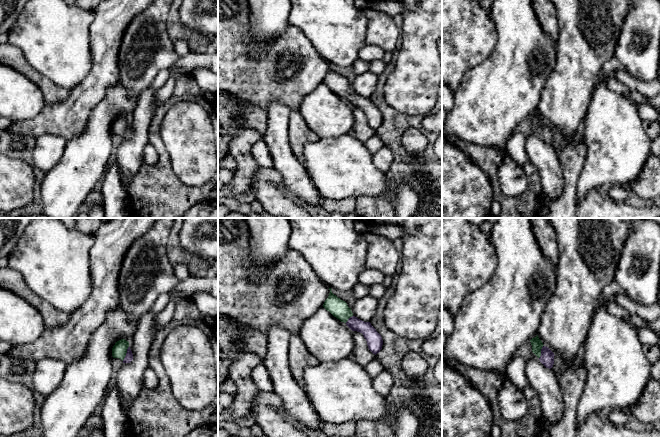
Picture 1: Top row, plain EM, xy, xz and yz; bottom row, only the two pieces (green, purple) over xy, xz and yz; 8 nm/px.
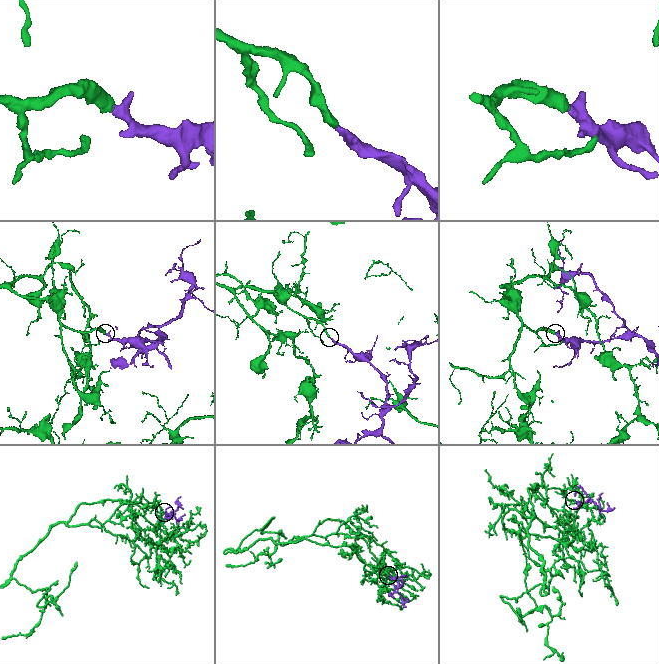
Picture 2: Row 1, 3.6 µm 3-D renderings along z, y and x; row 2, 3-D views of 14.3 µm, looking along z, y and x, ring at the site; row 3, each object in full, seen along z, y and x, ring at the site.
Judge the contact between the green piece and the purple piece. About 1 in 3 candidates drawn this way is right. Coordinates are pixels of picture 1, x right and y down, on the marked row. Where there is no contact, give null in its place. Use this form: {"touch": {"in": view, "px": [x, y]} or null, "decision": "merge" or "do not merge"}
{"touch": {"in": "xy", "px": [126, 352]}, "decision": "merge"}

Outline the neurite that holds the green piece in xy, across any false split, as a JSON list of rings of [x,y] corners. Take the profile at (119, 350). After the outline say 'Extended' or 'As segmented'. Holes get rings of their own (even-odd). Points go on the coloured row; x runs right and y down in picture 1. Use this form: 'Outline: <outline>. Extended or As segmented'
Outline: [[[125,339],[117,341],[112,348],[112,356],[121,359],[123,363],[130,363],[133,360],[133,354],[129,342]]]. Extended

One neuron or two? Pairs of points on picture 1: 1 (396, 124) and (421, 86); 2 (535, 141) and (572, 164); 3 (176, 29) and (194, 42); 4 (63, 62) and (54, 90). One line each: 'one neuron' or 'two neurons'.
1: two neurons
2: two neurons
3: one neuron
4: two neurons

